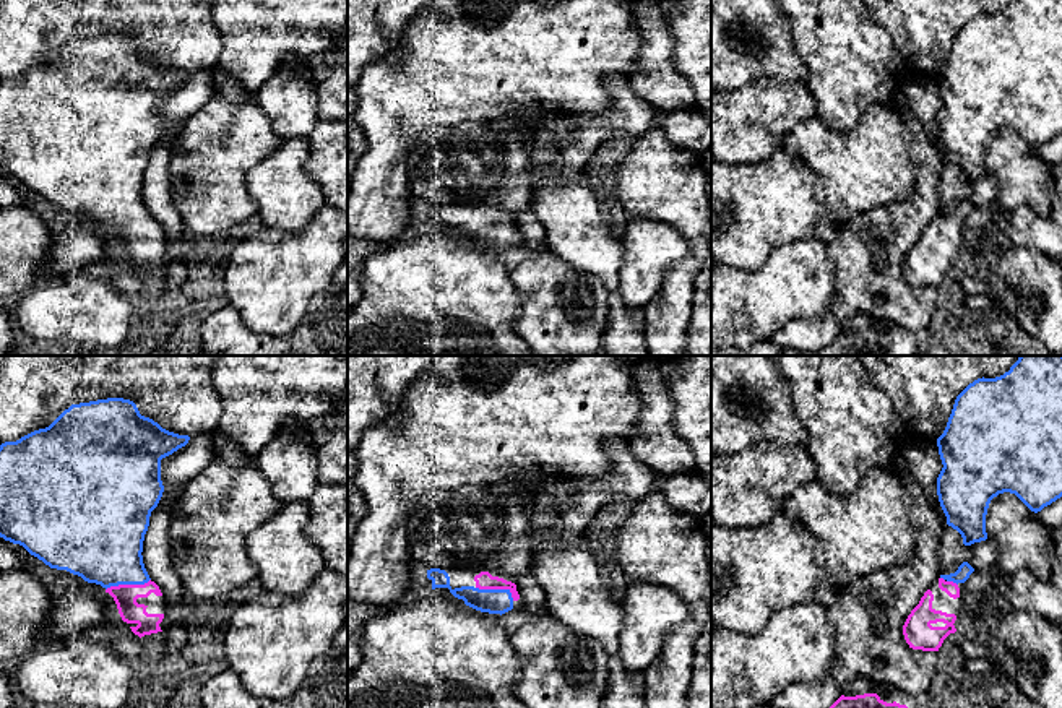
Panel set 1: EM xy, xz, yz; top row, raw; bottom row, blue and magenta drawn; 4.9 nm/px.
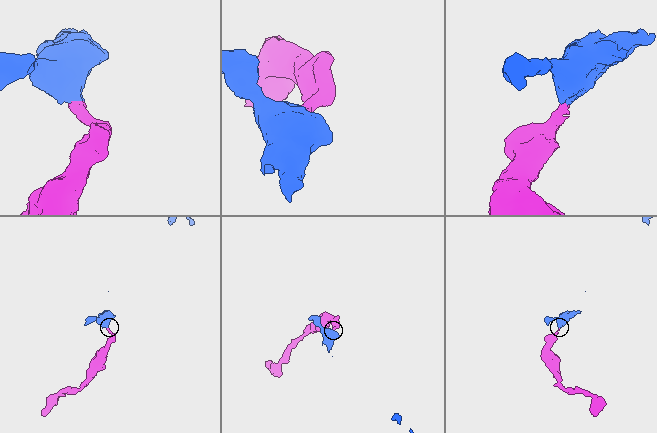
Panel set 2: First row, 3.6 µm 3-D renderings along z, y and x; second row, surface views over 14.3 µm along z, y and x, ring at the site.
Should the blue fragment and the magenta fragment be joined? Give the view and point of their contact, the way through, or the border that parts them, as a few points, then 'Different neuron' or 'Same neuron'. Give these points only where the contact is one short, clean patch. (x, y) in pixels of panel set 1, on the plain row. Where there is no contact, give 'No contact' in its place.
Touches blue at xy (127, 220). Path across: xy (101, 177), (109, 185), (127, 220), (125, 233). Same neuron

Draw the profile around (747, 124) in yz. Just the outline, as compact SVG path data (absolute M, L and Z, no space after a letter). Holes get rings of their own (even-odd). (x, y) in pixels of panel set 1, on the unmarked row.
M762 78L734 91L711 88L711 156L724 164L758 164L801 122L817 115L817 102L805 84Z

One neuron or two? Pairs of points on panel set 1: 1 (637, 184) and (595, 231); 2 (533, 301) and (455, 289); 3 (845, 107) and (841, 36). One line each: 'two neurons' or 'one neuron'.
1: two neurons
2: two neurons
3: one neuron

